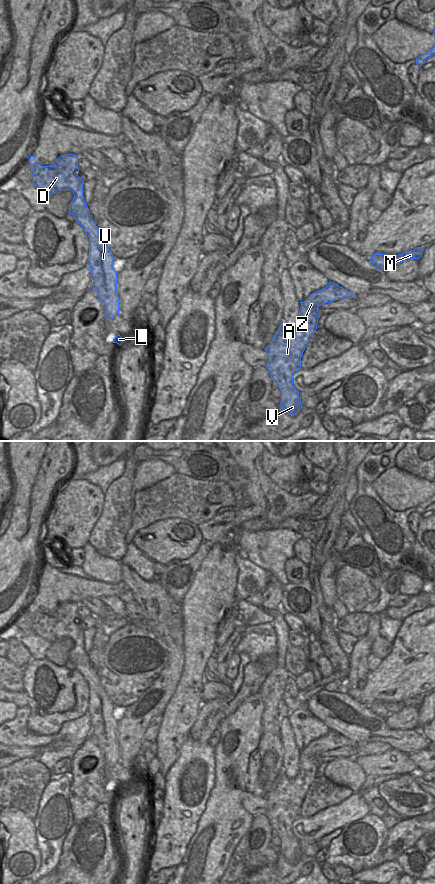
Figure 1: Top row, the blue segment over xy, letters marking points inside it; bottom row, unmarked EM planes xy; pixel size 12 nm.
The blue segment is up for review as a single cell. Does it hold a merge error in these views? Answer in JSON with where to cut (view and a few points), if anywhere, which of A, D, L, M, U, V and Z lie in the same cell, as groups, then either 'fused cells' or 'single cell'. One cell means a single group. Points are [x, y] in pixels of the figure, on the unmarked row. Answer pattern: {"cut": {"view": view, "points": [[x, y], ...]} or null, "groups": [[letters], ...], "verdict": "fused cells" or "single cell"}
{"cut": null, "groups": [["A", "D", "L", "M", "U", "V", "Z"]], "verdict": "single cell"}

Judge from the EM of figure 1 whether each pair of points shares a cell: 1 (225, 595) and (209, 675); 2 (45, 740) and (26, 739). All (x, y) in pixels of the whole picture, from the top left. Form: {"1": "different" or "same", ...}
{"1": "different", "2": "same"}

